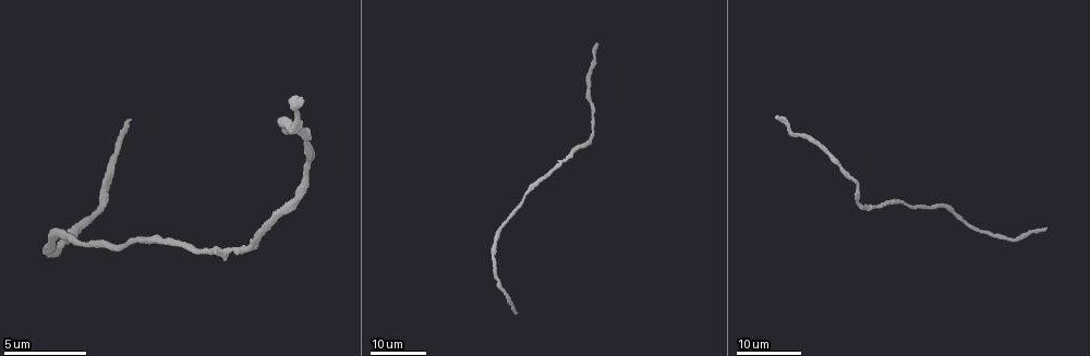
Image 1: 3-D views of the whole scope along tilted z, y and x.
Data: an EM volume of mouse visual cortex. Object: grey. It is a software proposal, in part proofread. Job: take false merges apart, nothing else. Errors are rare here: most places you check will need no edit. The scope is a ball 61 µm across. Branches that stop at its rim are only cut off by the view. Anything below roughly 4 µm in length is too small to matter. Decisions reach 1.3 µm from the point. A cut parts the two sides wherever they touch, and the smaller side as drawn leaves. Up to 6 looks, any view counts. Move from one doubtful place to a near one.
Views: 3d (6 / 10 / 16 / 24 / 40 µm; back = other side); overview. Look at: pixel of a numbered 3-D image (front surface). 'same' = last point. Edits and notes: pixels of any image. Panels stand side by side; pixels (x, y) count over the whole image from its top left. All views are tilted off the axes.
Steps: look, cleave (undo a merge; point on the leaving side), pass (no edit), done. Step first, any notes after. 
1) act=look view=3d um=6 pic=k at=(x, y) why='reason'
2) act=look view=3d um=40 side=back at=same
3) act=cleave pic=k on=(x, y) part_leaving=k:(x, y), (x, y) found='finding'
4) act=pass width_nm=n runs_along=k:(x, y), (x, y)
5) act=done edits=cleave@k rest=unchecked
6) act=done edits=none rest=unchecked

act=look view=3d um=16 pic=1 at=(936, 206) why='calibre changes'

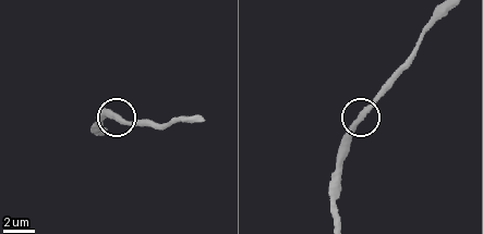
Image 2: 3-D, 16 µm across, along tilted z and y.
act=look view=3d um=6 pic=2 at=(362, 115) why='zoom in'

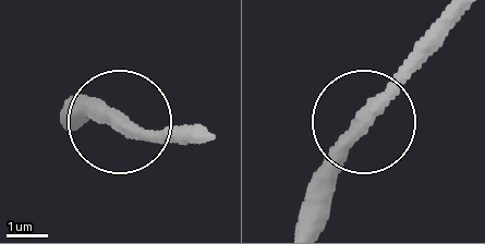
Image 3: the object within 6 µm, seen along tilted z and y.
act=pass runs_along=3:(208, 127), (159, 132), (92, 102), (65, 108) found='continuous, no second neuron'

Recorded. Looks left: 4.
act=look view=3d um=16 pic=1 at=(541, 177)

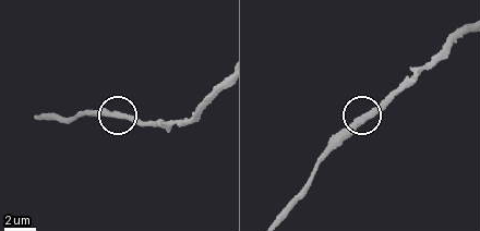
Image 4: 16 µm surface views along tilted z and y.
act=look view=3d um=6 pic=4 at=(360, 120) why='closer look'

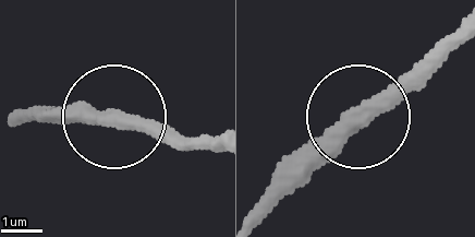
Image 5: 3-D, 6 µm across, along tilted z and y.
act=look view=3d um=6 side=back pic=5 at=(116, 120)

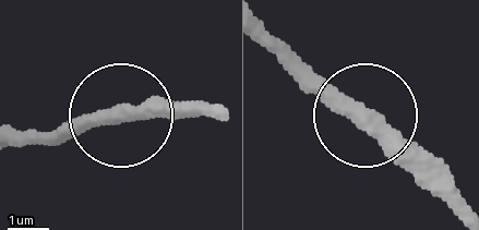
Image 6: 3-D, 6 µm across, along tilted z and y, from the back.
act=pass runs_along=6:(360, 128), (289, 47) found='one neuron here'

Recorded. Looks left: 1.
act=done edits=none rest=unchecked

